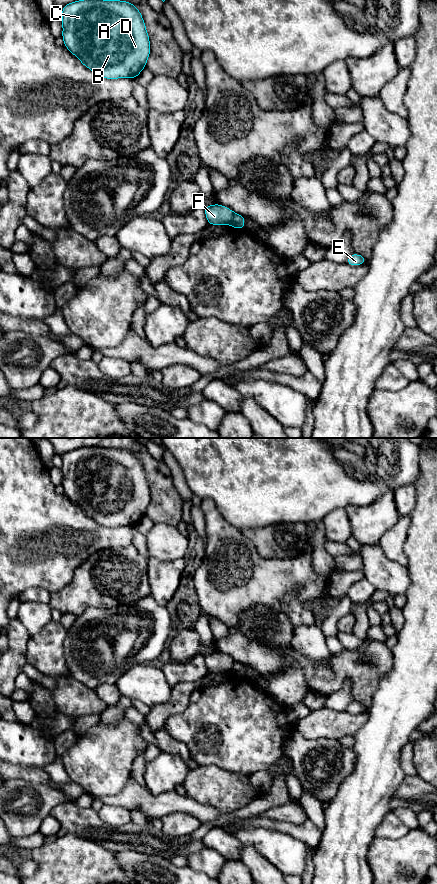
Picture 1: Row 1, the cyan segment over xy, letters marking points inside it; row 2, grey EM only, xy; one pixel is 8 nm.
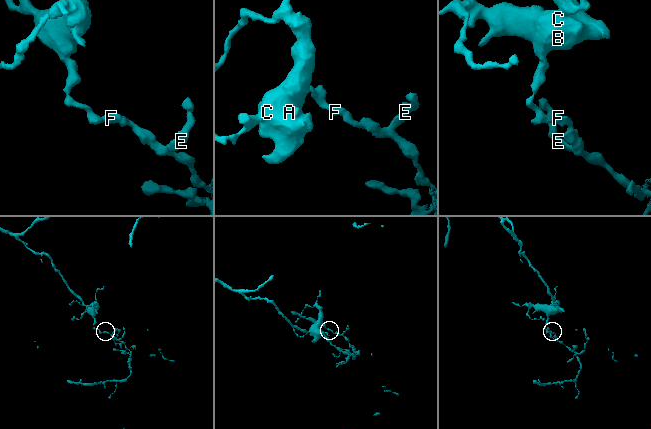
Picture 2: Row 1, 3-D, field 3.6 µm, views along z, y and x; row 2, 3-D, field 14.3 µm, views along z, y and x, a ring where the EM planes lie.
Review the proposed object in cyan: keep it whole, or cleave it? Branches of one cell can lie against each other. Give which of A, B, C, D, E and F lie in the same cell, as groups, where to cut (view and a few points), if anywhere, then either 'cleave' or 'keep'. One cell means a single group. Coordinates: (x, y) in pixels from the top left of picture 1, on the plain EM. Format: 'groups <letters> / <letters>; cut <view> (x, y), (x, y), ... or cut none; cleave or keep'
groups A B C D F / E; cut xy (235, 661), (229, 672); cleave

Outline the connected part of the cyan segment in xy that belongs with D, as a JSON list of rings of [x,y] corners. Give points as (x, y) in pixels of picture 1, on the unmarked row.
[[[83,447],[61,457],[64,494],[96,523],[105,527],[136,527],[146,516],[150,487],[139,457],[131,450]]]

